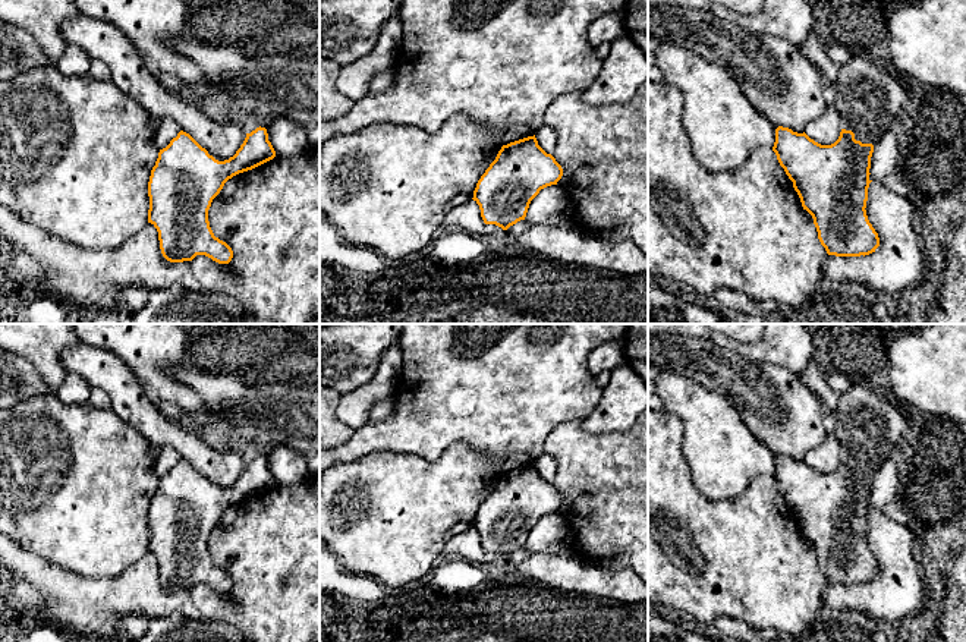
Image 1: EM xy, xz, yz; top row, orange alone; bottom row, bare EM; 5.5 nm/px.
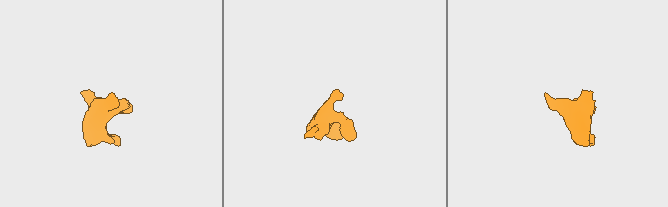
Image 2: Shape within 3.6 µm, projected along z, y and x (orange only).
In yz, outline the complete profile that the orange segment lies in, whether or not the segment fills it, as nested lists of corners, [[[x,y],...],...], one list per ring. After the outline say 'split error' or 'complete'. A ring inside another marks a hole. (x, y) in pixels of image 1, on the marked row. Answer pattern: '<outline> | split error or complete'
[[[850,56],[838,67],[834,106],[841,117],[841,132],[831,145],[821,145],[805,132],[775,129],[773,151],[812,218],[818,239],[828,255],[860,257],[875,252],[880,237],[866,215],[871,157],[881,135],[897,120],[907,103],[906,91],[887,70],[865,56]]] | split error

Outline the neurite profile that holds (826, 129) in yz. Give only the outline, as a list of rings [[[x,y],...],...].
[[[830,104],[818,119],[805,128],[805,133],[821,145],[831,145],[838,139],[841,125],[843,122],[836,106]]]

